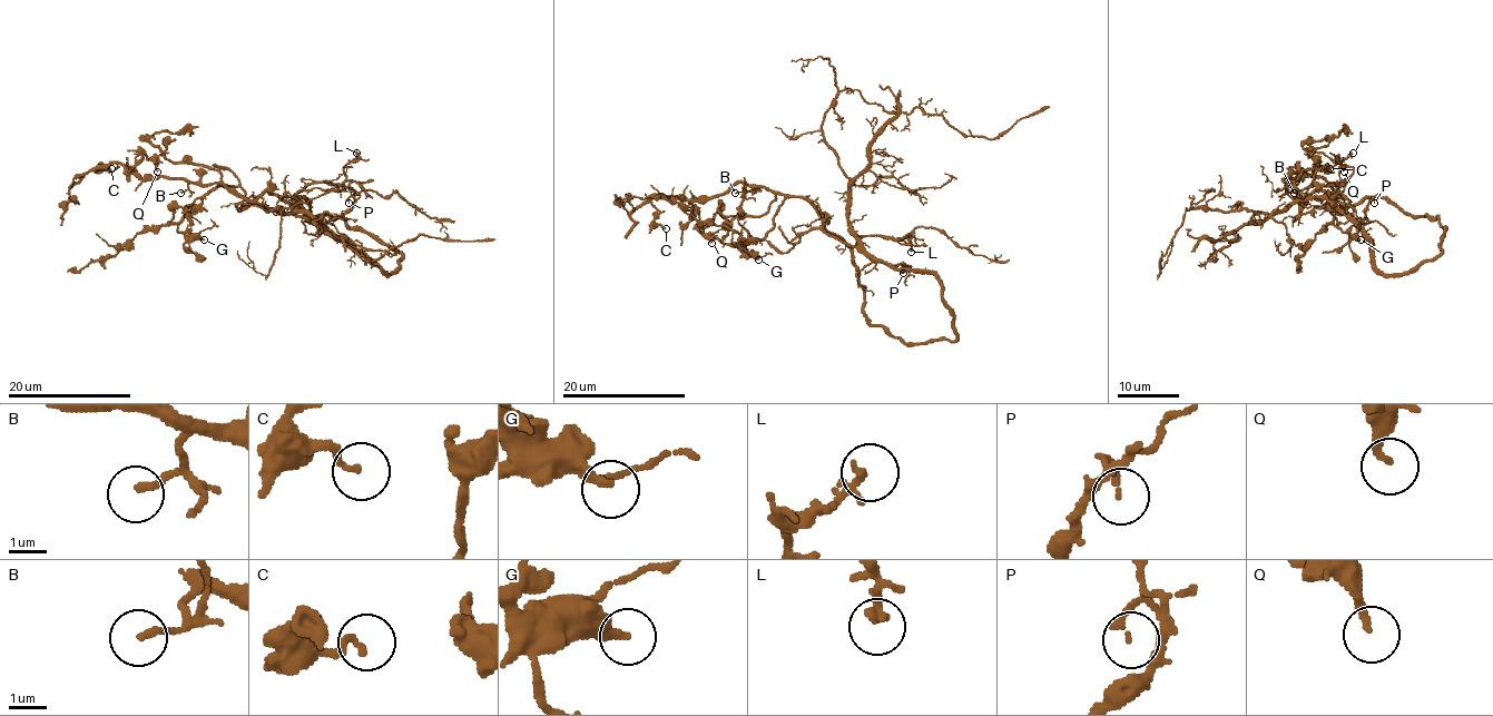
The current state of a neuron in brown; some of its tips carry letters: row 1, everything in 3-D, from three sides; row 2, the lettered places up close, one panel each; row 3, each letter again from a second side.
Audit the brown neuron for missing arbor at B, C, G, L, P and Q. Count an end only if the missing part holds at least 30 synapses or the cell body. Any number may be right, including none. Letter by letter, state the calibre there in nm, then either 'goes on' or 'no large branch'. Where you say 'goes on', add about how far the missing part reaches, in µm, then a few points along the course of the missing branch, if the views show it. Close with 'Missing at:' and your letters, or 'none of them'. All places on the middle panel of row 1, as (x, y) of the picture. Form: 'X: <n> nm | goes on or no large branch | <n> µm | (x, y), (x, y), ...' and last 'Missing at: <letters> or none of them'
B: 180 nm | no large branch
C: 170 nm | no large branch
G: 300 nm | no large branch
L: 240 nm | no large branch
P: 170 nm | no large branch
Q: 180 nm | no large branch
Missing at: none of them

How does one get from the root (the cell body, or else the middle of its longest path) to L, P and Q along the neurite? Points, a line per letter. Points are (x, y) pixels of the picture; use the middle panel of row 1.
L: (857, 239), (851, 228), (861, 236), (905, 237), (911, 252)
P: (857, 239), (875, 258), (890, 264), (903, 264), (909, 268), (903, 273)
Q: (857, 239), (846, 245), (802, 197), (735, 182), (691, 207), (711, 243)

